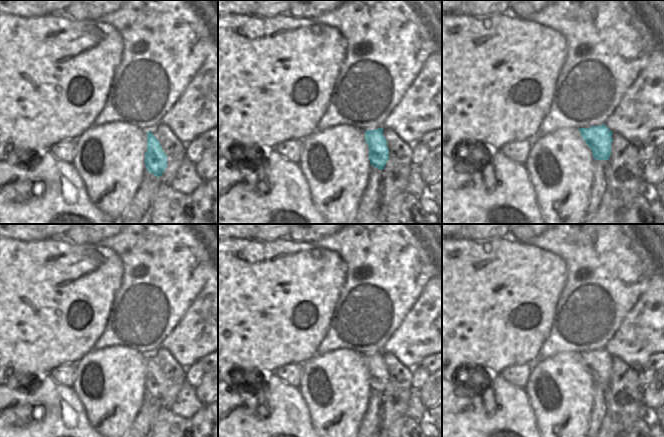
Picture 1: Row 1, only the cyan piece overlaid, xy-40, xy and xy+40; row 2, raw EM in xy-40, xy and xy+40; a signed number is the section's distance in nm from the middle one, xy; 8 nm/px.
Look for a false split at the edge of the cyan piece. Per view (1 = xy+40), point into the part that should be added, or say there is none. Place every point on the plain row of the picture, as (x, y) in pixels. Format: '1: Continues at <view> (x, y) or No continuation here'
1: No continuation here.

